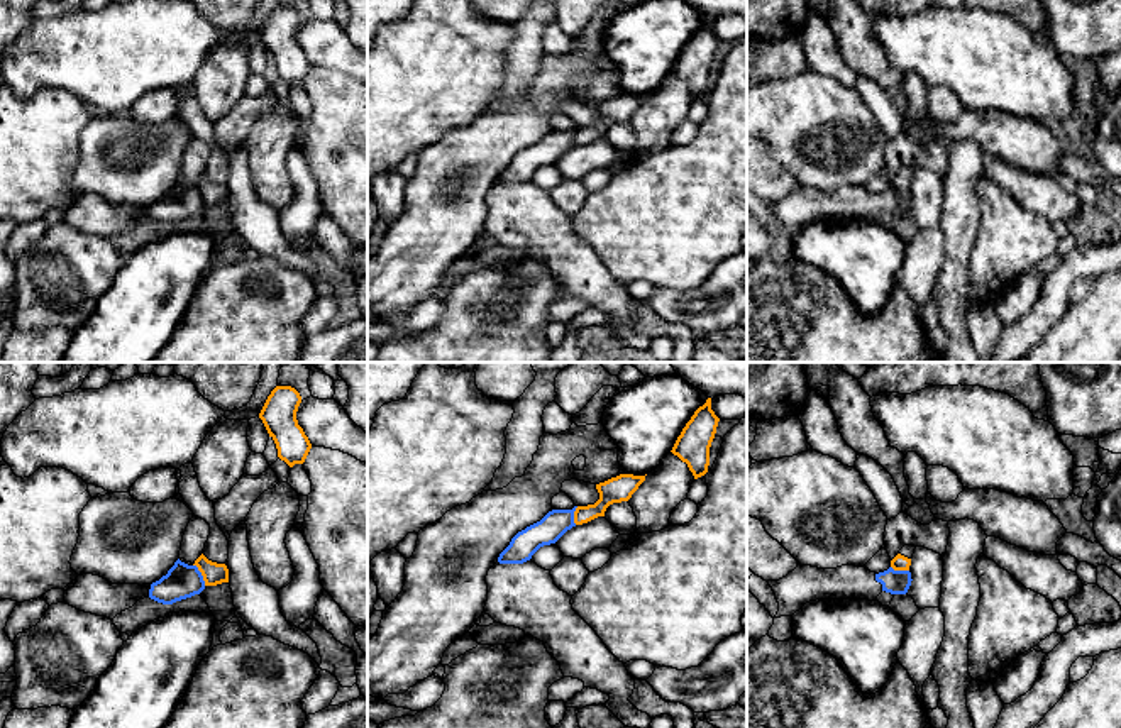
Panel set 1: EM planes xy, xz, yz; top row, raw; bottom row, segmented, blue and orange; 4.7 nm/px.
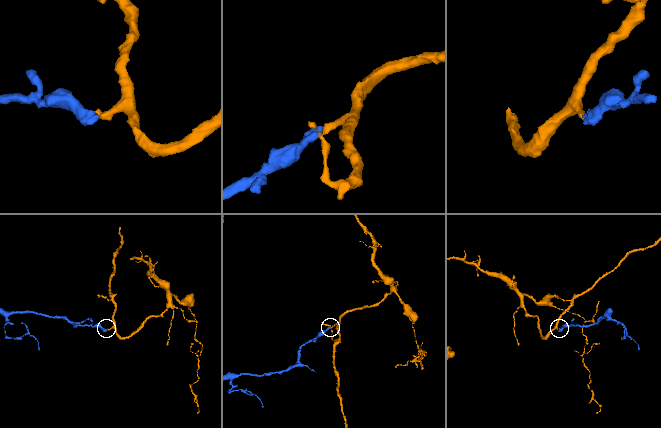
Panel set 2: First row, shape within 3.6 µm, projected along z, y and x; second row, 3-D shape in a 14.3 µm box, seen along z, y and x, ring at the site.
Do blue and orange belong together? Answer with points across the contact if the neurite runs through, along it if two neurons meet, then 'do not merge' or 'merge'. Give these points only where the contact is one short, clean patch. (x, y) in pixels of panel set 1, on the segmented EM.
along xy (193, 564), (205, 584) | do not merge

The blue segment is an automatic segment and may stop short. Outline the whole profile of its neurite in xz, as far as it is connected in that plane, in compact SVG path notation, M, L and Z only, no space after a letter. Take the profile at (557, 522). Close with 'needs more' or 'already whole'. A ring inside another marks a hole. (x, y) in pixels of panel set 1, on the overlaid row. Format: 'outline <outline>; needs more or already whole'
outline M552 510L540 521L518 532L500 554L500 564L523 564L544 545L555 543L567 530L576 527L572 510Z; already whole

